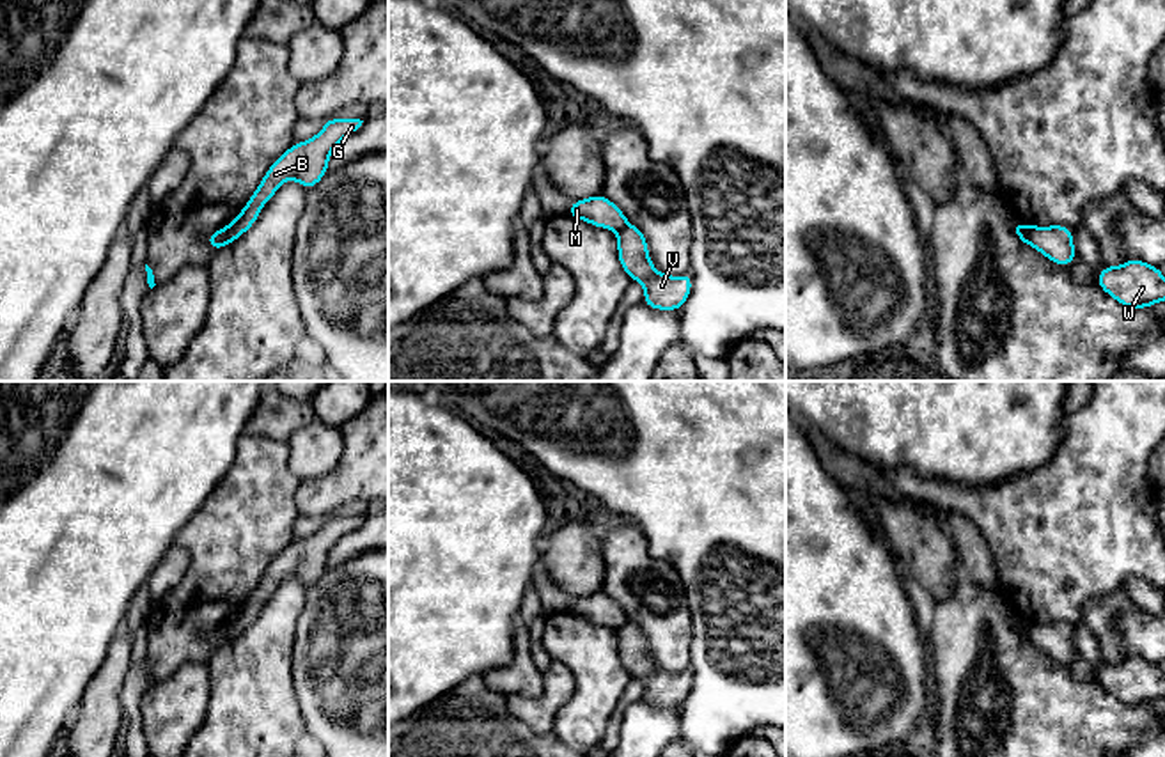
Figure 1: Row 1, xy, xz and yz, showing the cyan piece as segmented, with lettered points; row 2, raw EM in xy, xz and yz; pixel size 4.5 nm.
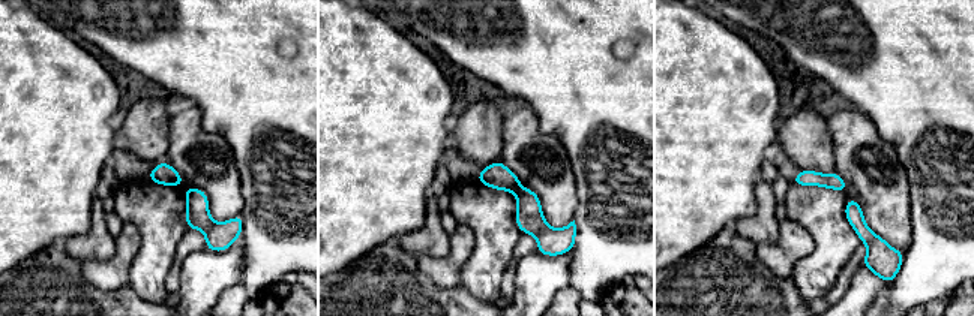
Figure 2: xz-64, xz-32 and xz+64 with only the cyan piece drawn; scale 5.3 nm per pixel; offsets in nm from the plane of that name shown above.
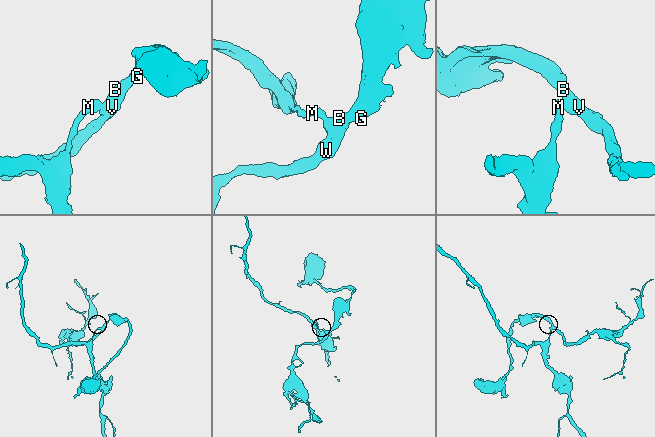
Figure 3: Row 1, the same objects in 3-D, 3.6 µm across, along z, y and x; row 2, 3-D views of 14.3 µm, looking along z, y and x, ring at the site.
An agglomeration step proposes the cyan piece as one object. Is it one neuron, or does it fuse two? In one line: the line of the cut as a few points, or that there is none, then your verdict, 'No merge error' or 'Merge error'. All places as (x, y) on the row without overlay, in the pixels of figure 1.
Split along yz (1027, 623), (1027, 635), (1031, 639). Merge error

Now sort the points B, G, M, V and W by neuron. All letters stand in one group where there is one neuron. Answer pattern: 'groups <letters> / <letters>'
groups B G V W / M

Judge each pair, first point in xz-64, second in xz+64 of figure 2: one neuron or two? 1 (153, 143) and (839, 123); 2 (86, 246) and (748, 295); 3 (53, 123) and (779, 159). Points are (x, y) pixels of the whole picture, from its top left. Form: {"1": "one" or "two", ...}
{"1": "two", "2": "two", "3": "two"}

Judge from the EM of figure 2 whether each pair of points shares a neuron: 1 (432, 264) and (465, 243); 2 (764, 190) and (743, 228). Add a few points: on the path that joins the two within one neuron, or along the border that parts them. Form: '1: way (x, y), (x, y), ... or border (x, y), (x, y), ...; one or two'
1: way (440, 264), (444, 264), (458, 250); one
2: way (764, 201), (764, 211), (754, 222); one

